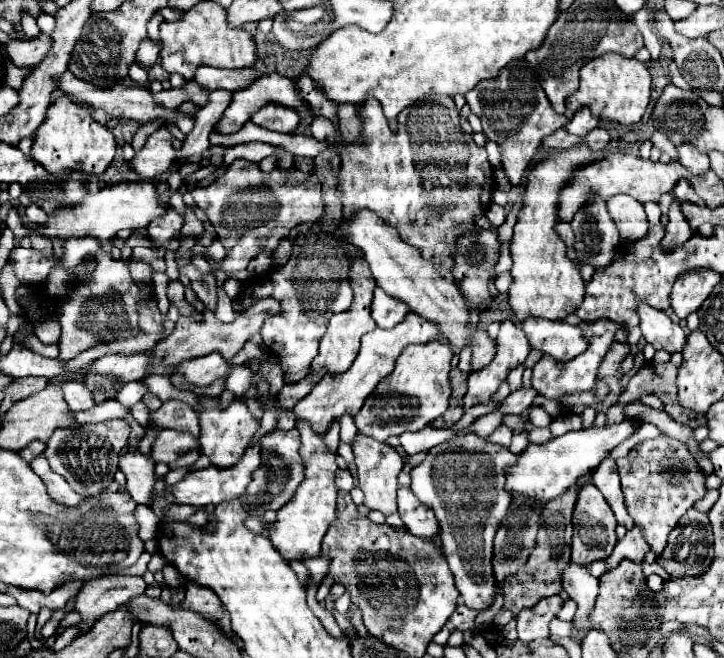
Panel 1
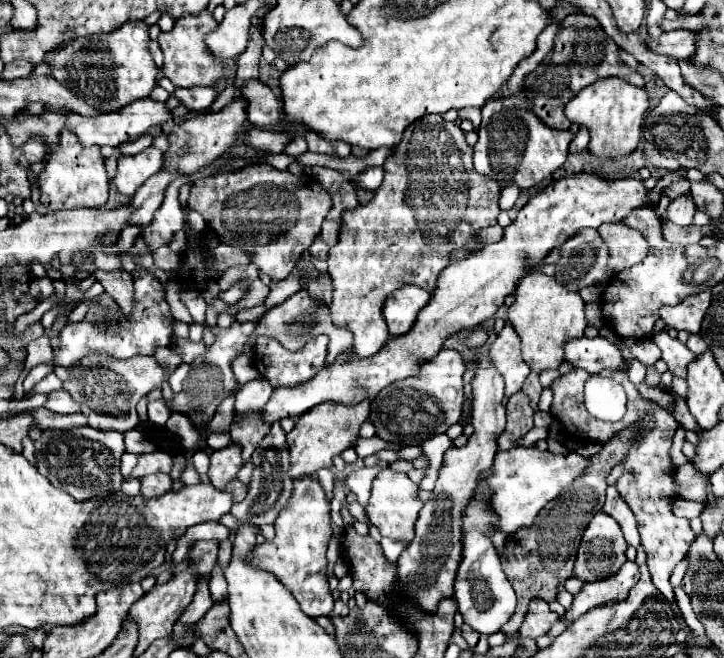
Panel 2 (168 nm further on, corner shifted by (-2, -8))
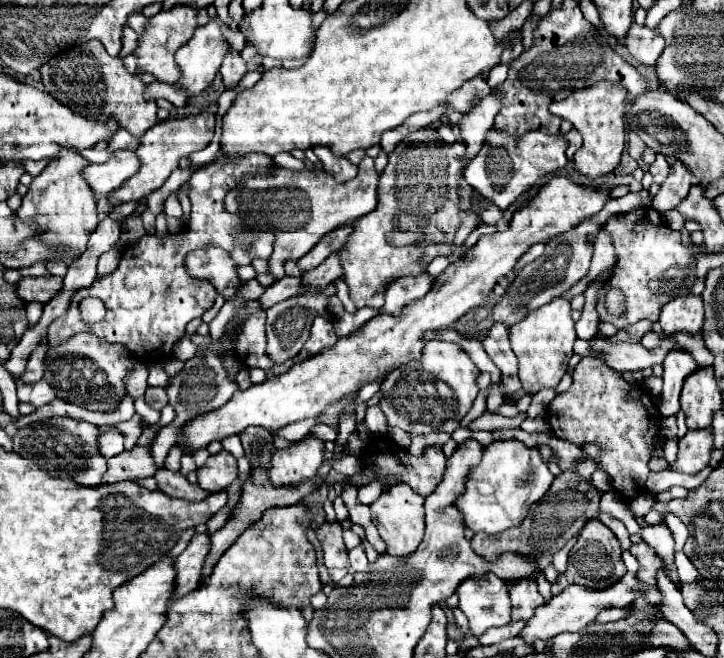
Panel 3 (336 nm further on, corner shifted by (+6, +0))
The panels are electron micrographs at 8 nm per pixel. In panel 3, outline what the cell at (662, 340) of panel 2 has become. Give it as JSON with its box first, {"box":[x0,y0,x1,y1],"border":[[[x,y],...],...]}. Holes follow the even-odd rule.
{"box":[659,351,697,417],"border":[[[677,351],[665,357],[663,369],[665,369],[663,371],[663,391],[661,391],[663,401],[659,405],[659,411],[663,417],[669,417],[679,411],[679,395],[681,395],[683,383],[693,371],[697,371],[697,363],[687,351]]]}

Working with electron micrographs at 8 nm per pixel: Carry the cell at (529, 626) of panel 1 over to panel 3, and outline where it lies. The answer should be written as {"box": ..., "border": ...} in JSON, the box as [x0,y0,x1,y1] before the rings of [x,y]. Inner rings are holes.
{"box":[509,577,545,621],"border":[[[531,577],[515,581],[509,589],[509,595],[513,603],[513,611],[511,611],[513,621],[529,621],[535,609],[545,603],[541,593],[537,591],[537,583]]]}

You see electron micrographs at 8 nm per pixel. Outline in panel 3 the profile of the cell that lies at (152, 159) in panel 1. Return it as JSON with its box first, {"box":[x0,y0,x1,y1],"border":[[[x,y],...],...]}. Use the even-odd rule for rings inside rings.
{"box":[83,151,139,195],"border":[[[115,151],[107,163],[87,165],[83,169],[83,179],[97,195],[109,195],[123,185],[133,173],[137,173],[139,161],[133,151]]]}

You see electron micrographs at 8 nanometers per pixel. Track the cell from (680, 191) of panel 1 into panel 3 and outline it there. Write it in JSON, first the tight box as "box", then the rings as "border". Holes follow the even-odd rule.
{"box":[649,155,669,185],"border":[[[657,155],[655,163],[649,167],[649,173],[653,175],[653,181],[655,181],[657,185],[661,185],[661,183],[665,181],[665,177],[667,177],[667,173],[669,173],[669,163],[667,163],[665,155]]]}

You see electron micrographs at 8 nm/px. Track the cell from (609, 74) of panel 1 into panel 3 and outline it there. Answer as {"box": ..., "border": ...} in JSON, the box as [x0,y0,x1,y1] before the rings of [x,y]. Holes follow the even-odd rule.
{"box":[549,81,627,179],"border":[[[601,81],[593,89],[581,89],[571,93],[565,101],[555,101],[549,105],[549,111],[561,119],[573,123],[573,127],[583,135],[583,147],[575,153],[575,169],[591,179],[611,173],[625,149],[625,111],[627,111],[627,91],[621,85]]]}

